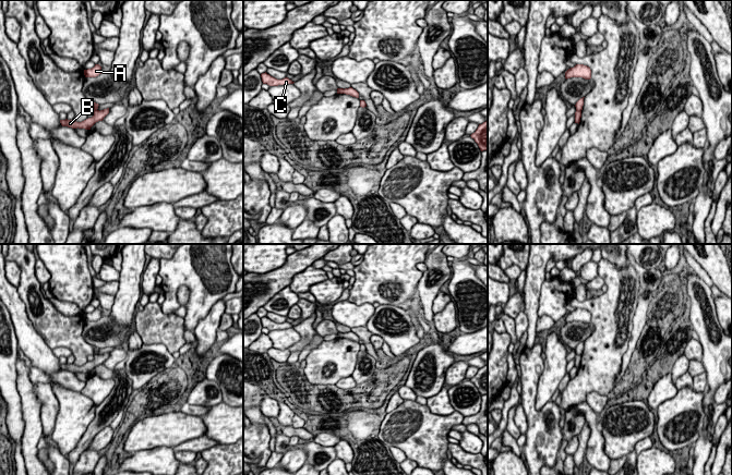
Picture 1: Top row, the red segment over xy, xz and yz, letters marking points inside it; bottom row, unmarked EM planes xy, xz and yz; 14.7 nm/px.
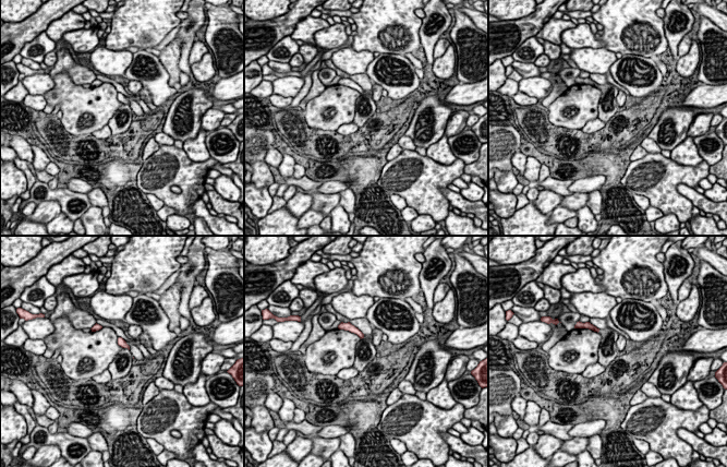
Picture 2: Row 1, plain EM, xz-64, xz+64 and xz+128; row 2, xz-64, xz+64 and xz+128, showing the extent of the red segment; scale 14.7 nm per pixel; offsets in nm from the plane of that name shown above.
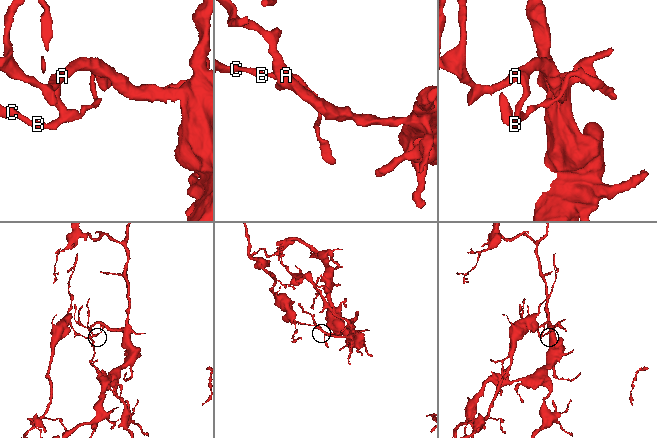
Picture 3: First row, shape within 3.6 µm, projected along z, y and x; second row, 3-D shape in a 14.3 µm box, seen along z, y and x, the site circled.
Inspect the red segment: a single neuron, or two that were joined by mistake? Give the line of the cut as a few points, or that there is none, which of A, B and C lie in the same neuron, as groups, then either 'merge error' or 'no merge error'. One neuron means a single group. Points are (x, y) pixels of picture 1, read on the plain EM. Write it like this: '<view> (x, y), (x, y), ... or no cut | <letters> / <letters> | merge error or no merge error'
yz (576, 353), (580, 355) | A / B C | merge error

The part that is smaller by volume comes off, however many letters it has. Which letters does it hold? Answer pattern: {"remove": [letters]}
{"remove": ["B", "C"]}

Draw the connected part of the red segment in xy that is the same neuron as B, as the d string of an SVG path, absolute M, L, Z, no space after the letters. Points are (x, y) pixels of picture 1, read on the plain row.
M109 352L104 354L93 354L94 360L92 362L88 362L82 366L76 366L74 364L60 364L60 367L62 370L68 370L72 373L85 373L91 374L91 372L98 365L103 365L104 362L109 357Z

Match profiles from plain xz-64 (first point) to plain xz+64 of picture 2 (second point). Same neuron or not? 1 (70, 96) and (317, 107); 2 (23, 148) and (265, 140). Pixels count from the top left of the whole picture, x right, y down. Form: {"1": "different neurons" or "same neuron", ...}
{"1": "same neuron", "2": "different neurons"}

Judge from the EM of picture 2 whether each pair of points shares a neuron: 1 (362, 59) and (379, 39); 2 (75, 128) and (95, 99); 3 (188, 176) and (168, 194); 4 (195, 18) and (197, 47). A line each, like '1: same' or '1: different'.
1: different
2: same
3: same
4: different

